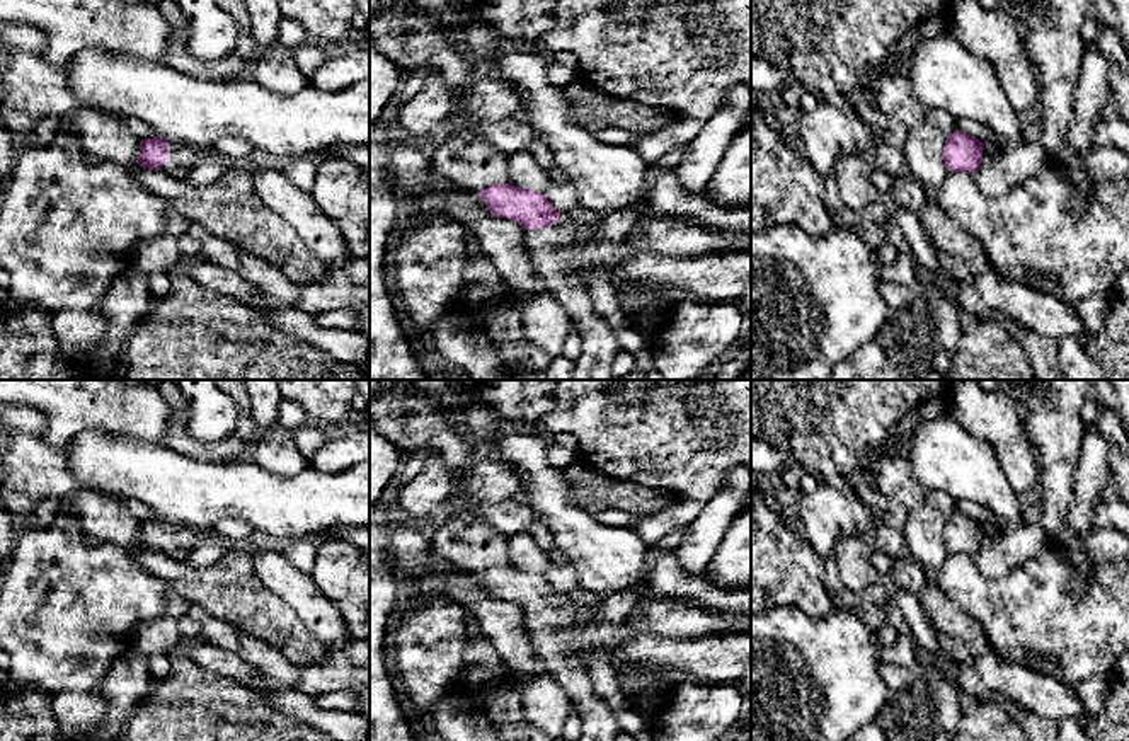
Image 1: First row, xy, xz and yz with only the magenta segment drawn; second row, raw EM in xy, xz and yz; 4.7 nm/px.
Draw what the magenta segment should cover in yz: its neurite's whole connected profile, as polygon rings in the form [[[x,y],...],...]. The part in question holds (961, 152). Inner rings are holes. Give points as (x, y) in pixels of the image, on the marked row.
[[[954,131],[948,135],[942,157],[948,172],[974,174],[984,160],[996,157],[996,141],[983,143],[966,133]]]

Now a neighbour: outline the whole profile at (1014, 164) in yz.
[[[996,141],[996,157],[983,160],[979,169],[972,174],[976,187],[988,198],[1001,198],[1010,189],[1027,182],[1030,177],[1040,174],[1047,165],[1049,155],[1039,143]]]

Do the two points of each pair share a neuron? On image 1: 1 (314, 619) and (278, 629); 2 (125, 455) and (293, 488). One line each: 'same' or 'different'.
1: different
2: same

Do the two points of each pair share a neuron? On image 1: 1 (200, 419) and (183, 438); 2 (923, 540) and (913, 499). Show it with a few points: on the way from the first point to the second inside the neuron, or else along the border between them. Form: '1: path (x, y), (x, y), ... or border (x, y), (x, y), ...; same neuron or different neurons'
1: border (183, 397), (188, 406), (186, 431), (205, 445); different neurons
2: border (927, 489), (927, 498), (910, 511); different neurons

